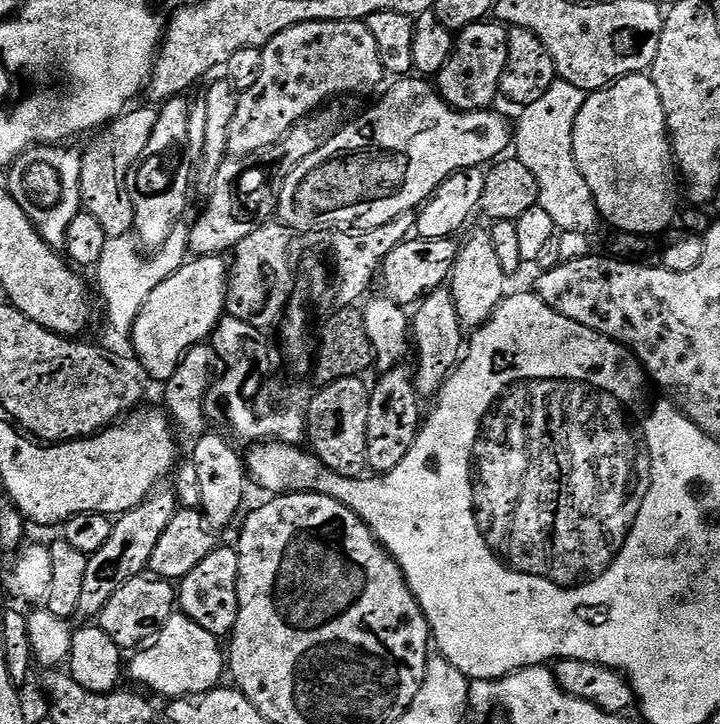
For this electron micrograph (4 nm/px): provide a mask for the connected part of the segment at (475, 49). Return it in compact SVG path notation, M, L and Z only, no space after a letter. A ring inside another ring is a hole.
M491 19L466 26L456 36L450 62L434 78L434 87L443 100L458 112L483 112L491 109L500 96L502 74L508 61L509 29Z

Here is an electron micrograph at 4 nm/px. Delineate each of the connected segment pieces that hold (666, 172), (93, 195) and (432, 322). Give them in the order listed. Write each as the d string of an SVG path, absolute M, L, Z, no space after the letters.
M641 74L639 76L627 76L626 78L622 78L621 80L617 80L616 83L608 85L606 88L600 89L598 92L591 93L585 99L584 105L582 106L582 110L578 114L578 122L574 128L574 158L578 158L578 166L582 170L582 178L586 178L586 186L590 186L590 190L594 194L594 202L598 206L598 210L600 211L601 217L605 221L608 220L610 223L613 224L616 228L621 228L620 232L624 234L651 234L650 232L664 232L667 230L668 227L672 224L672 219L677 219L678 216L678 208L676 212L676 180L678 184L678 168L677 165L674 163L674 157L672 154L672 142L668 138L668 119L666 118L666 114L662 110L662 98L658 98L658 90L654 86L654 82L652 81L651 75L648 74Z
M155 107L153 109L135 108L117 116L95 137L97 140L82 152L84 161L82 162L80 202L83 211L89 212L98 220L109 238L127 237L136 227L132 201L134 192L133 189L128 189L128 180L130 184L138 168L136 163L145 159L144 151L150 142L150 134L154 134L154 126L160 117Z
M447 287L434 290L425 296L415 312L411 317L411 335L414 337L414 356L416 352L417 368L414 368L416 391L421 397L435 398L440 395L444 383L458 367L466 351L466 329L460 323L454 298Z

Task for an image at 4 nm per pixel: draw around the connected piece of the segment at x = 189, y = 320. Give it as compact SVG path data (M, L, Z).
M197 256L178 269L142 306L132 327L130 343L143 375L149 381L168 381L178 370L184 356L211 337L221 316L228 289L228 270L224 256Z

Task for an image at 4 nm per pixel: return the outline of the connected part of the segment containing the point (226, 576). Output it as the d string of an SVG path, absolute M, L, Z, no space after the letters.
M217 546L213 548L190 574L186 574L178 584L178 608L190 617L202 630L210 630L218 638L224 638L232 631L238 618L238 554L235 547Z

